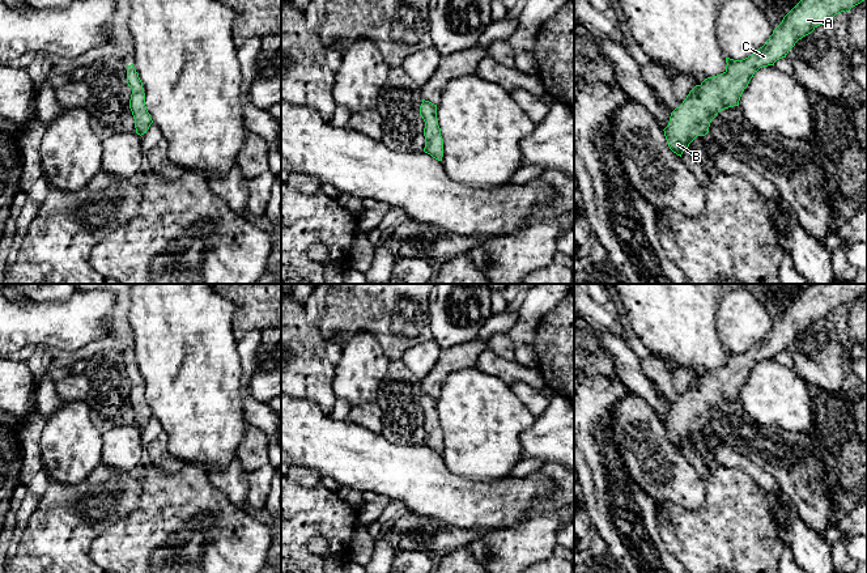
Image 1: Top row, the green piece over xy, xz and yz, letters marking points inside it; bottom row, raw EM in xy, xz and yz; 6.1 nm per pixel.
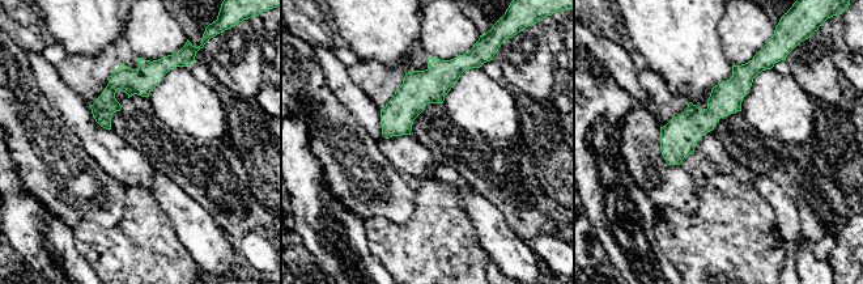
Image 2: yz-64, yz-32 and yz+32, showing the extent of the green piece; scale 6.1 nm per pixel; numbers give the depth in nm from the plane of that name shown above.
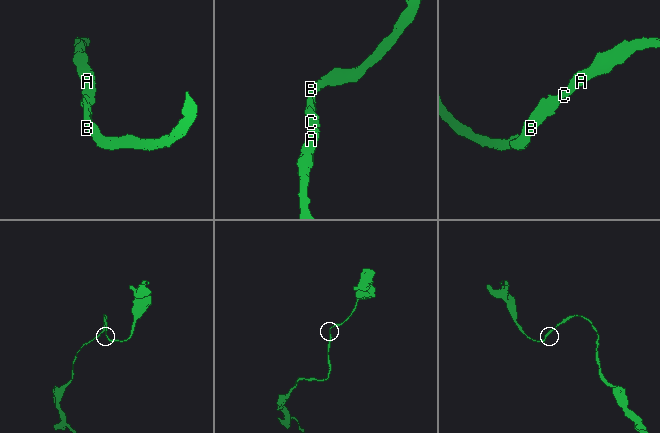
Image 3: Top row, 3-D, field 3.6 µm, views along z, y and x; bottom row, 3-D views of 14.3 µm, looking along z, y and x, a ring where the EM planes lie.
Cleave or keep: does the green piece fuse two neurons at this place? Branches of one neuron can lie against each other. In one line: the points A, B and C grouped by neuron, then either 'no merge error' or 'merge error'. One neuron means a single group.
A B C | no merge error

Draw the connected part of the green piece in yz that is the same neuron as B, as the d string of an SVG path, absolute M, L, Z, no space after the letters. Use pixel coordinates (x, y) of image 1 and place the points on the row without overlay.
M807 284L762 340L743 353L726 351L726 364L696 378L671 406L663 423L670 442L681 450L697 429L709 425L719 404L739 399L744 382L760 361L774 358L799 332L866 292L867 284Z

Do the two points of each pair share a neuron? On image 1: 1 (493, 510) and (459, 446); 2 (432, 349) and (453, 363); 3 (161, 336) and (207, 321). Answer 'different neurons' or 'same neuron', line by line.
1: different neurons
2: different neurons
3: same neuron

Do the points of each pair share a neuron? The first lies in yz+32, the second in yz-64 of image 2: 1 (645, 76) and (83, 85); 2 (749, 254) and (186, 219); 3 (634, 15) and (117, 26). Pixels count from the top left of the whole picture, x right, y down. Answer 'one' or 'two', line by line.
1: one
2: two
3: one

